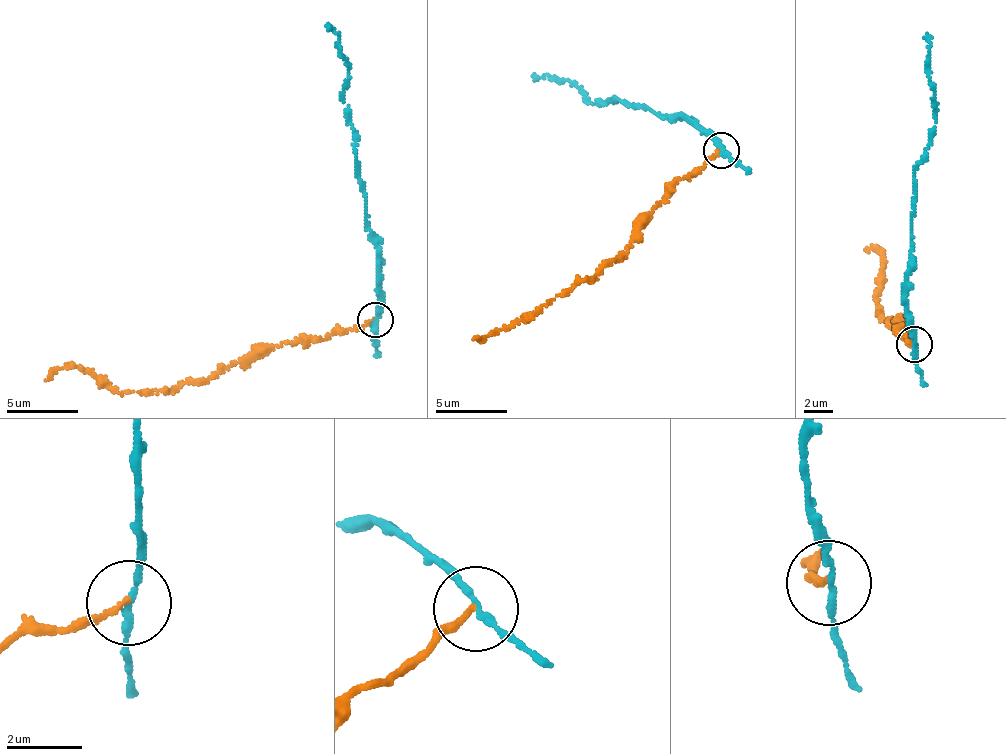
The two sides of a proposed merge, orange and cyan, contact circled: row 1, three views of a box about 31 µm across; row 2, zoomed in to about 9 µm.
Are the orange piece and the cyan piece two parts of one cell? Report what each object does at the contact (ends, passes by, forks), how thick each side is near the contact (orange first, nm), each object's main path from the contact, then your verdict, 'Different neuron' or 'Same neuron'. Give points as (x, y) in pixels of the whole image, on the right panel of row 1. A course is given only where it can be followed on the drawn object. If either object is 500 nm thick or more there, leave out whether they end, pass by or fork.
At the ring orange ends. At the ring cyan passes by. Thickness 130 nm (orange) against 140 nm. Course of orange: (914, 345), (896, 334), (894, 319), (900, 325), (877, 313), (882, 256), (871, 245), (864, 249). Course of cyan: (914, 345), (906, 273), (911, 246), (914, 166), (936, 122), (927, 34). Different neuron

